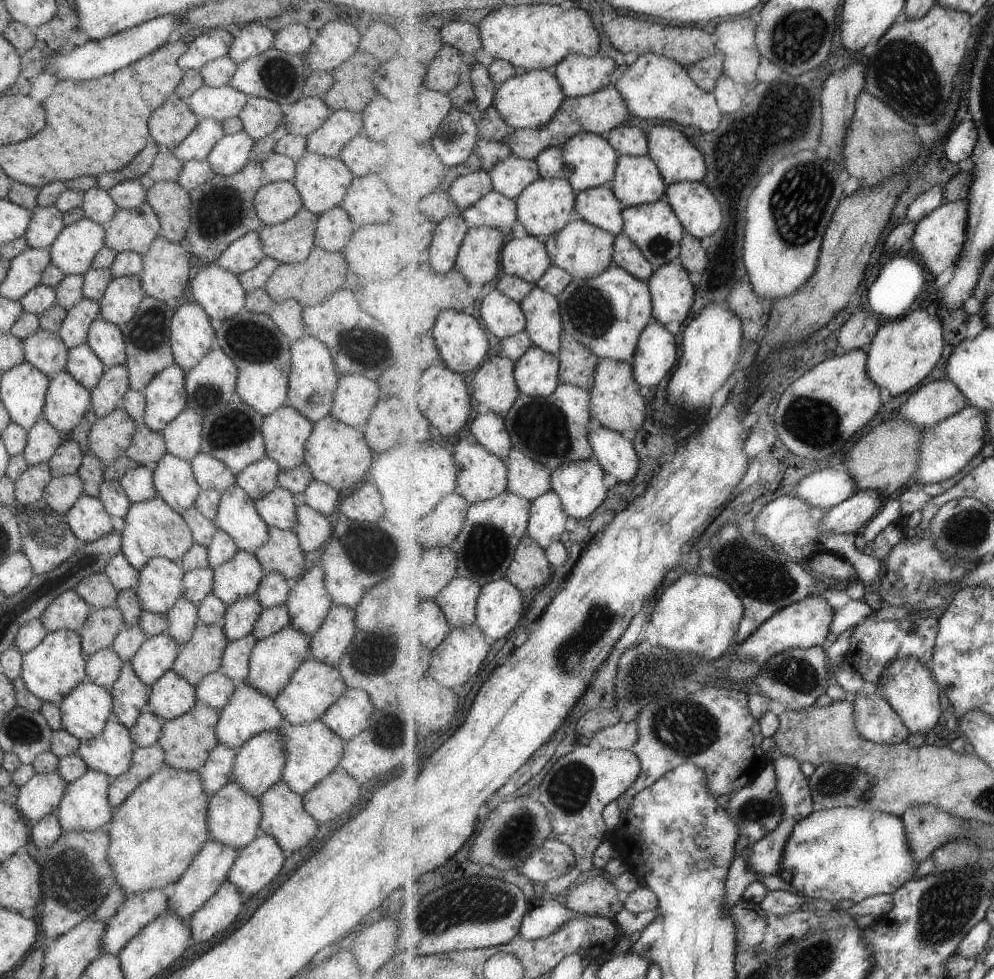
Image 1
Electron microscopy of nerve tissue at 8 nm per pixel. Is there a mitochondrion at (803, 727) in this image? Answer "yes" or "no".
no

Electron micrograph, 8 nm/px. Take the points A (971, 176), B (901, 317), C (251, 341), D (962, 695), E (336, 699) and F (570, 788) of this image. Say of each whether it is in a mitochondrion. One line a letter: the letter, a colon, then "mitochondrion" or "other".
A: other
B: other
C: mitochondrion
D: other
E: other
F: mitochondrion

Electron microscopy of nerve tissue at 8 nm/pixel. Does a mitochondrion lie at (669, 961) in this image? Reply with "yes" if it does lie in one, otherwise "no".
no

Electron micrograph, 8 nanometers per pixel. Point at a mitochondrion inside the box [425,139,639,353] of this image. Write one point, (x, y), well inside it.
(590, 313)

